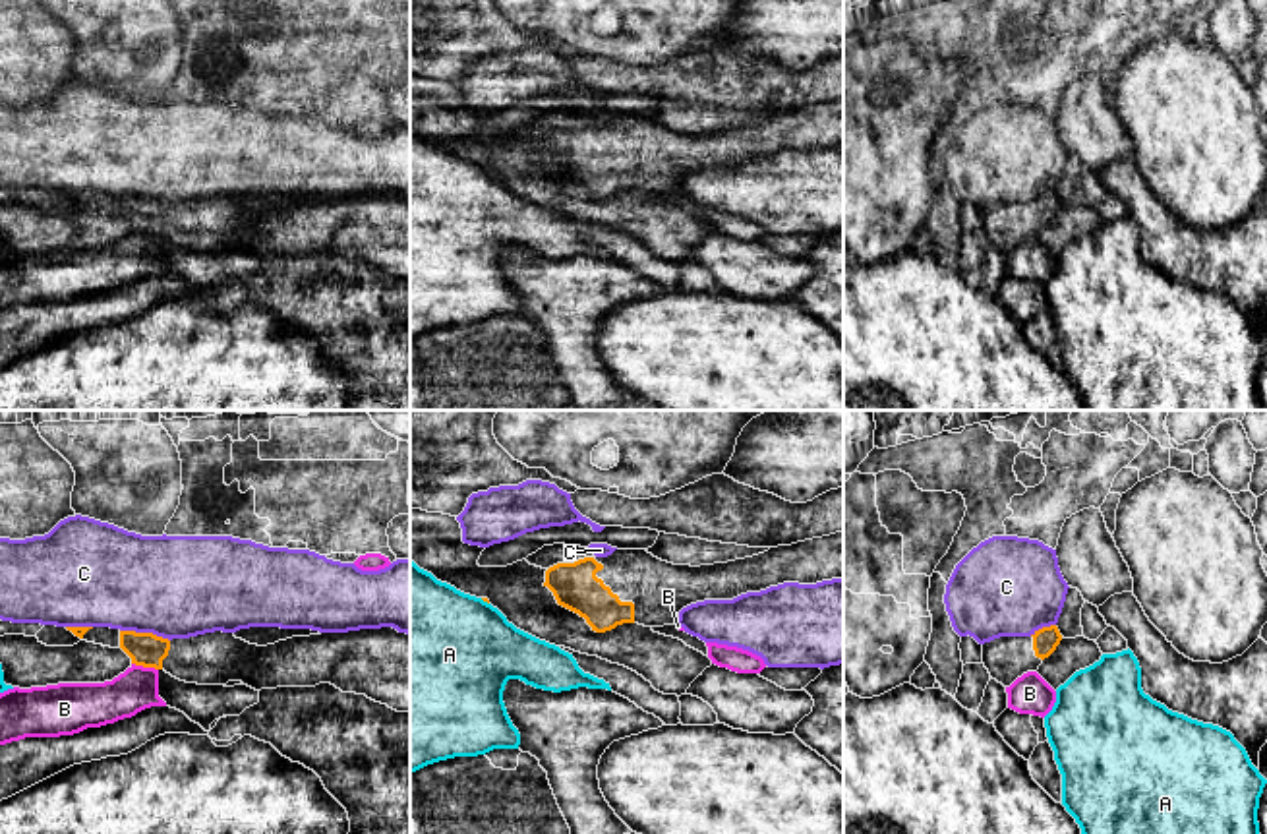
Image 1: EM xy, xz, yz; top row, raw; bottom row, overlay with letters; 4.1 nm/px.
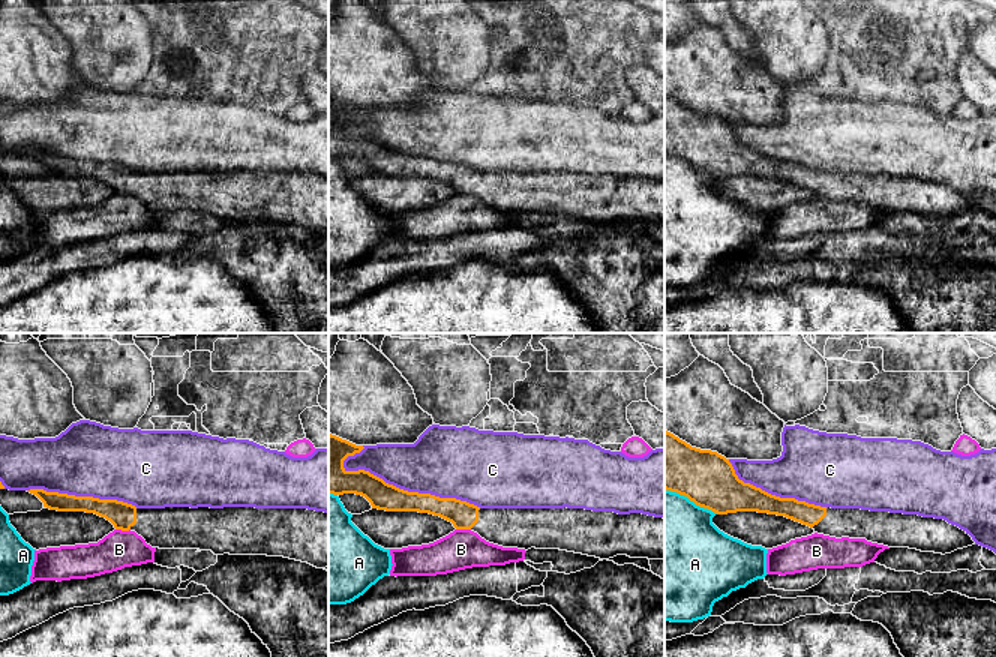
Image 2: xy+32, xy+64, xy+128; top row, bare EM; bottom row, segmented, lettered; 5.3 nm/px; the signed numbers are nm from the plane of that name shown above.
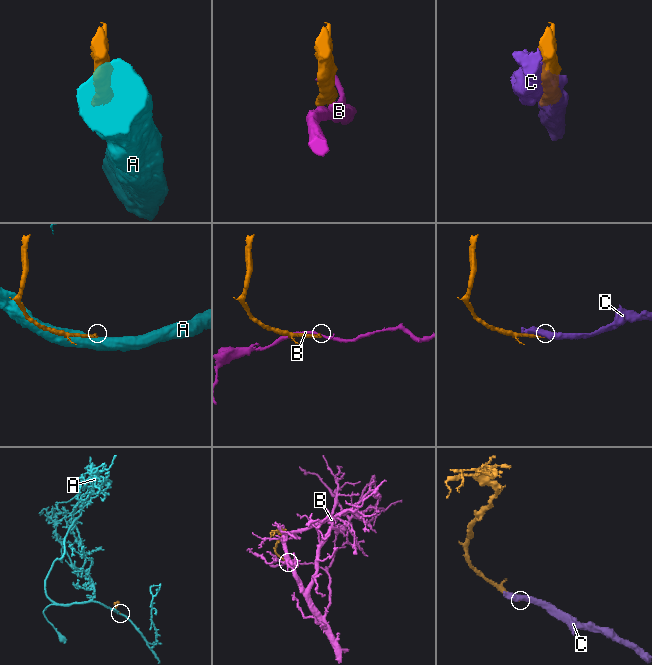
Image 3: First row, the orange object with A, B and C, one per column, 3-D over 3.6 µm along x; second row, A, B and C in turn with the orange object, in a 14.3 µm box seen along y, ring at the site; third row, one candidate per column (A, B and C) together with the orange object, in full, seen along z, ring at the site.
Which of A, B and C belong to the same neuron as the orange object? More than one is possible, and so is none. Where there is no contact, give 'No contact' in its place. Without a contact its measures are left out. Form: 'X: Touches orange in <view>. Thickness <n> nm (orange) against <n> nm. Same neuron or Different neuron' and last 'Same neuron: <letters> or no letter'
A: Touches orange in xz. Thickness 20 nm (orange) against 500 nm. Different neuron
B: Touches orange in xy. Thickness 140 nm (orange) against 180 nm. Different neuron
C: Touches orange in xy. Thickness 140 nm (orange) against 440 nm. Different neuron
Same neuron: no letter

